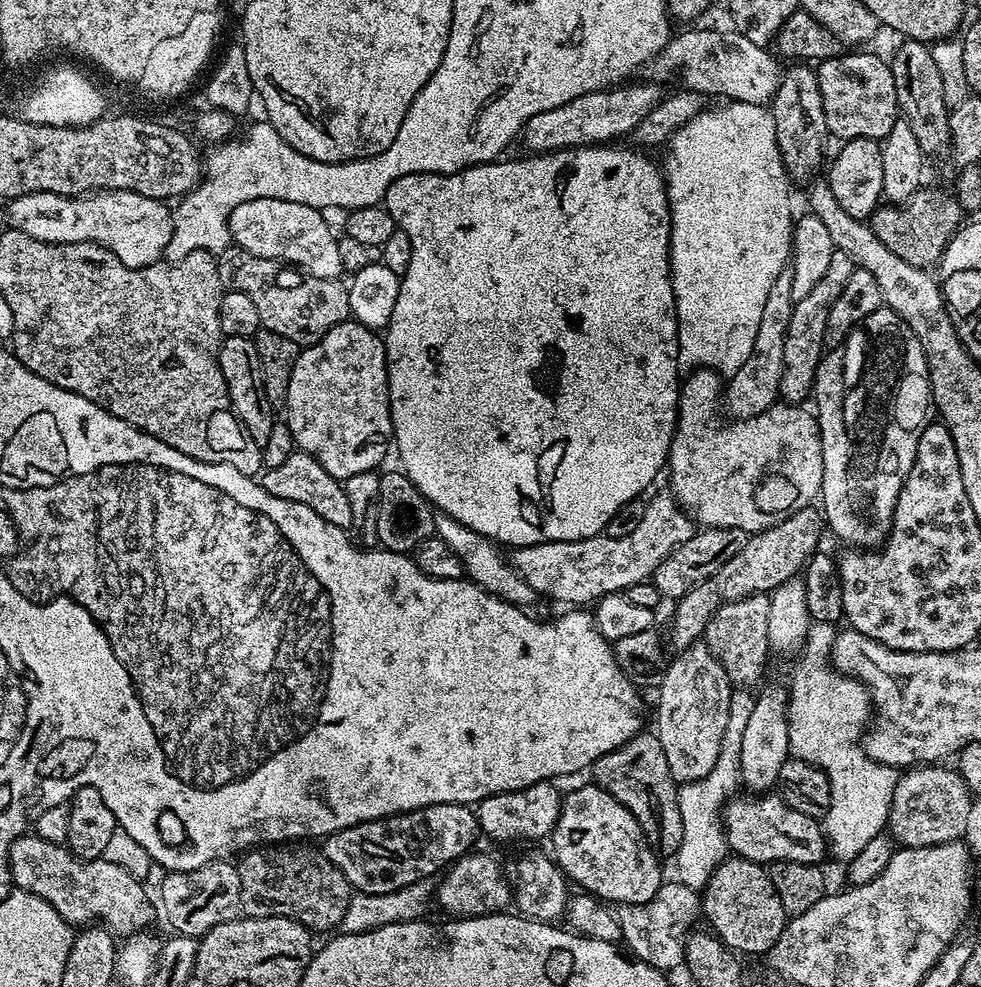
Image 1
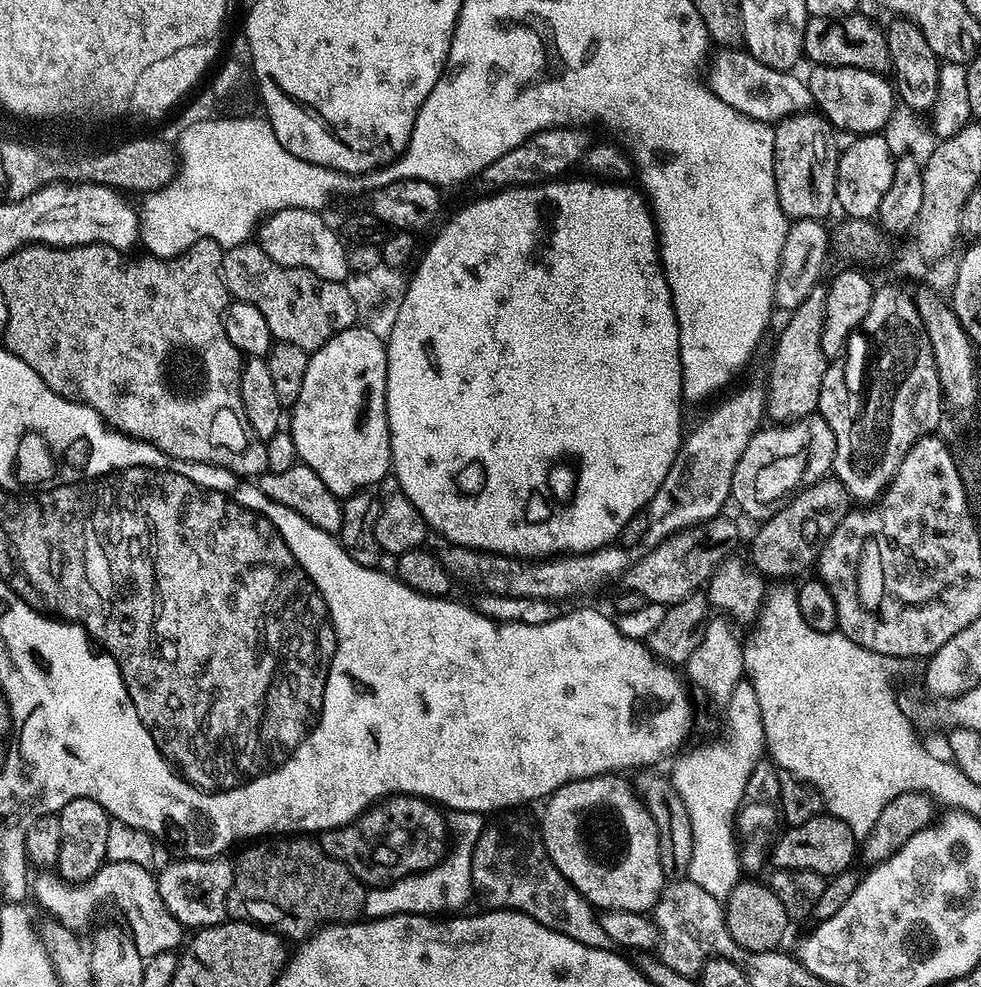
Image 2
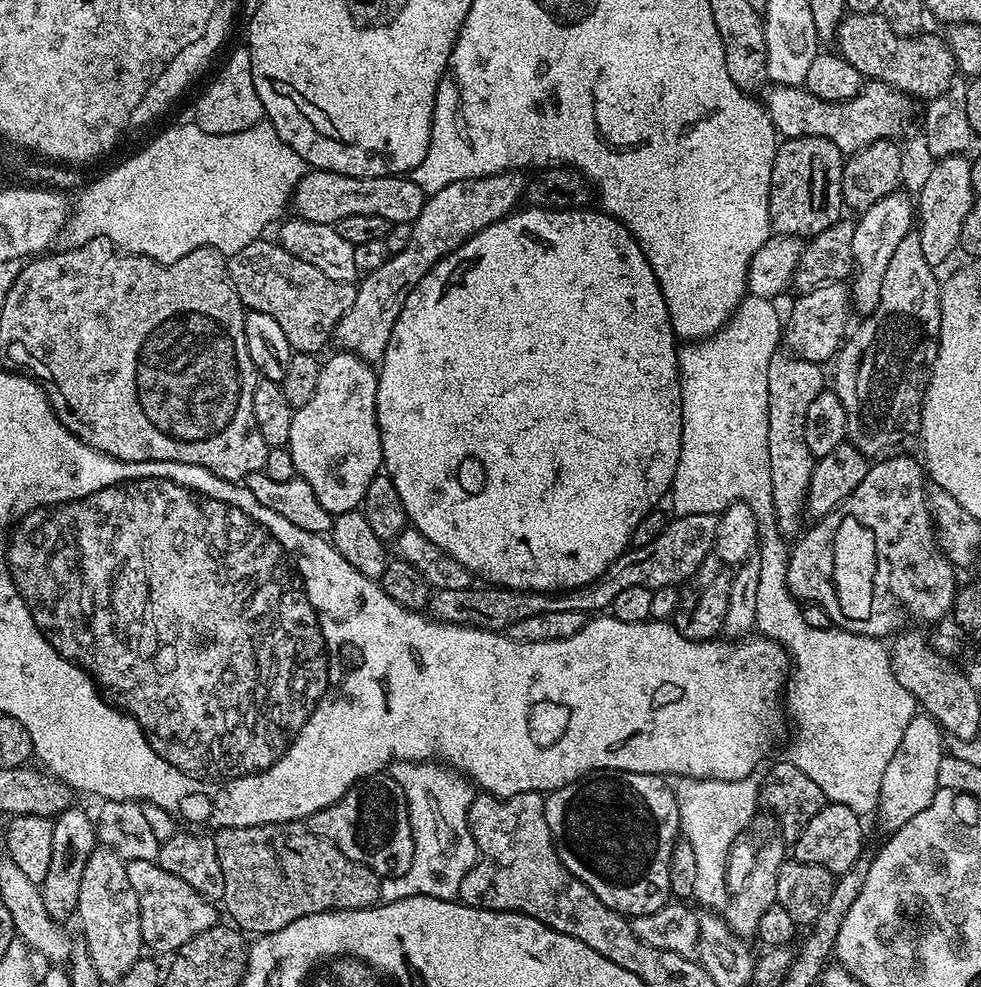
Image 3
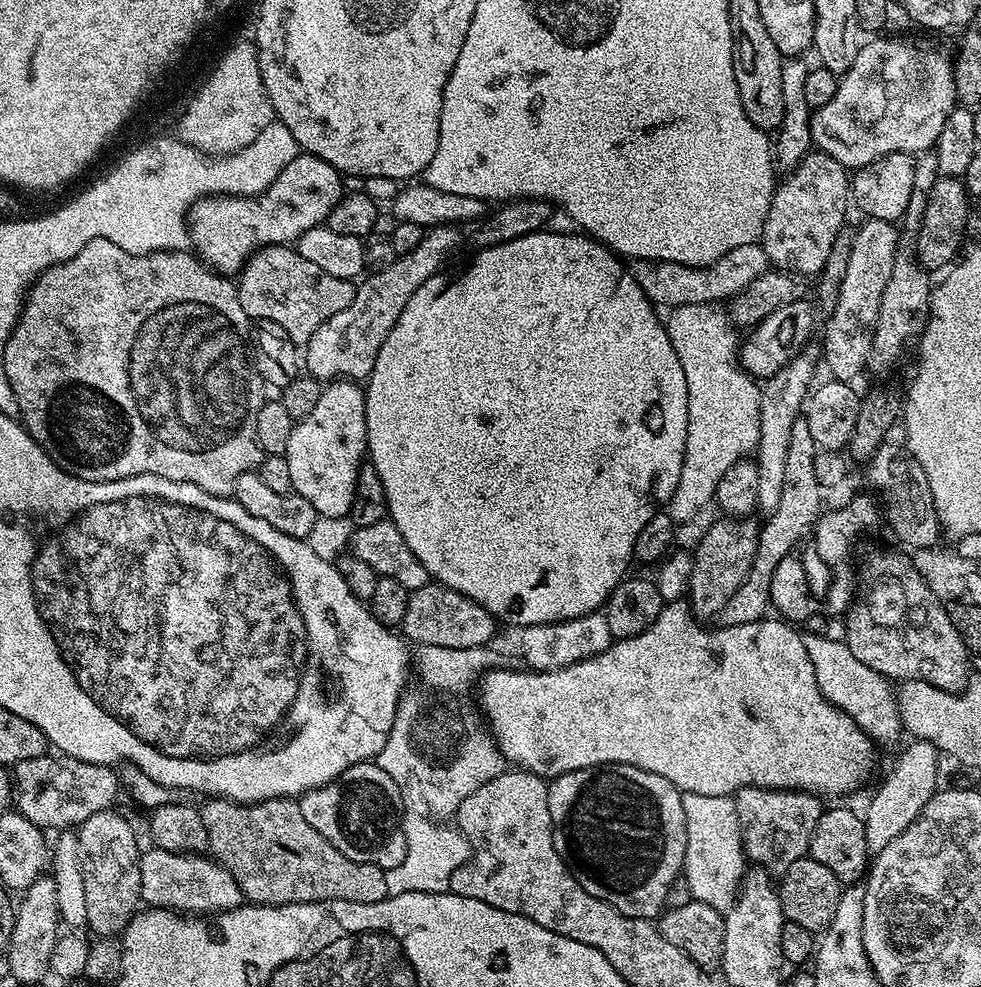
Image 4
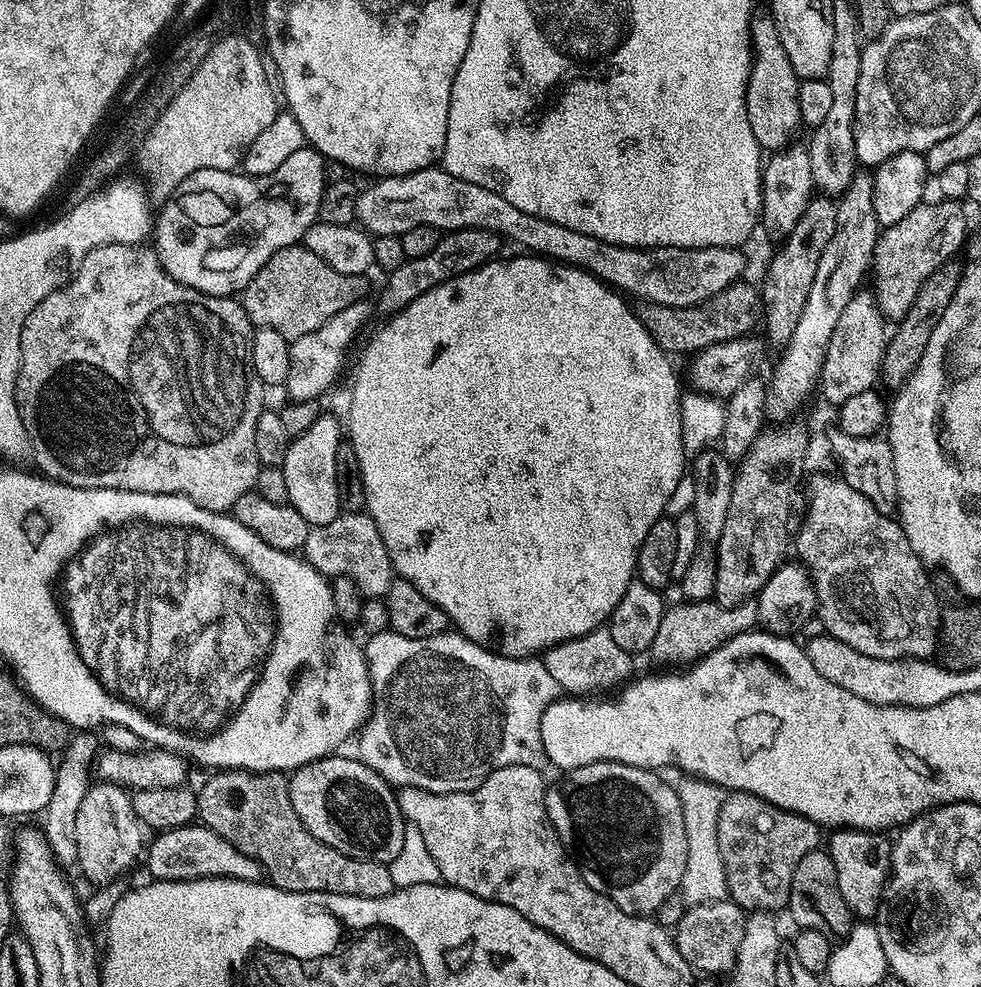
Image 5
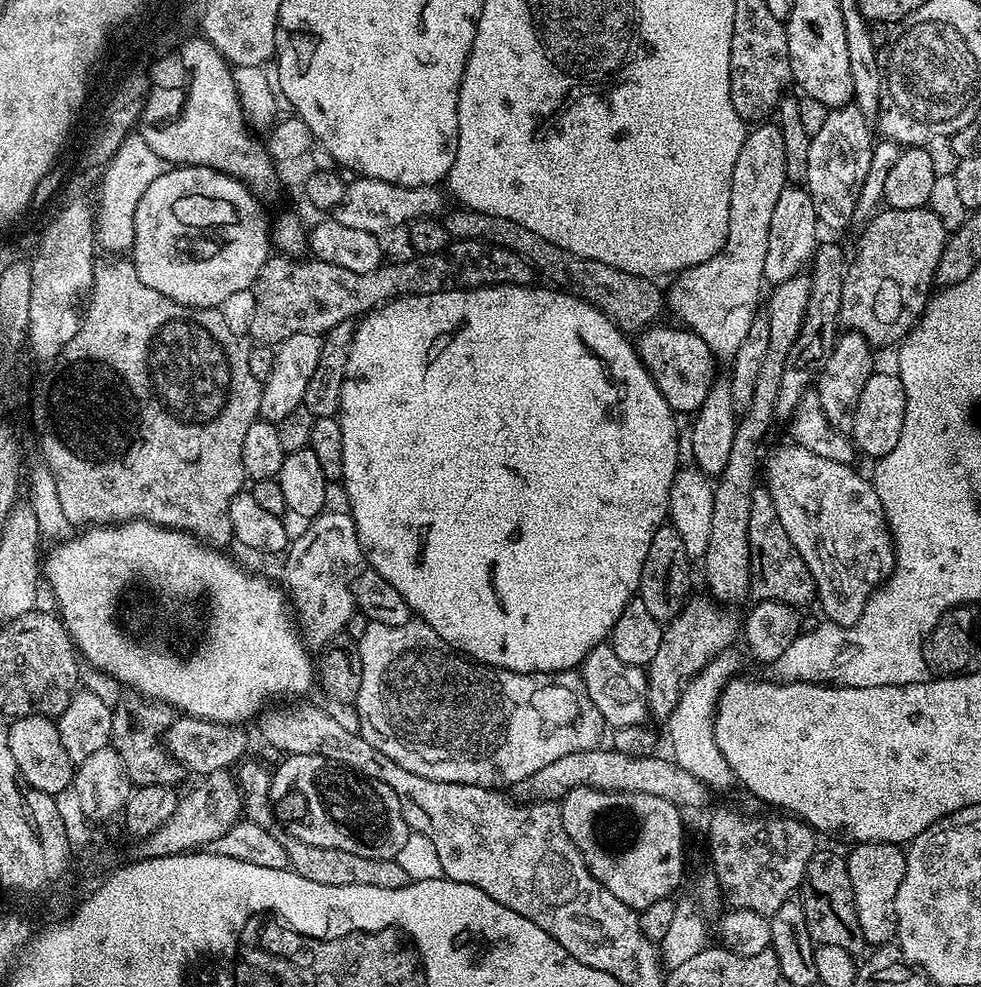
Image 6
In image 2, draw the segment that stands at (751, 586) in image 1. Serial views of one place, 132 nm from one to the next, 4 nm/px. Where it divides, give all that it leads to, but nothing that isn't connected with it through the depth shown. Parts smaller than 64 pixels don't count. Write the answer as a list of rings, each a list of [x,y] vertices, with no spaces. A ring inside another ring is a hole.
[[[825,478],[801,487],[791,499],[781,503],[776,510],[777,512],[757,530],[756,537],[752,540],[751,563],[765,578],[796,576],[799,572],[806,571],[811,564],[813,567],[819,561],[820,552],[830,534],[834,534],[842,518],[848,515],[850,497],[841,480]]]

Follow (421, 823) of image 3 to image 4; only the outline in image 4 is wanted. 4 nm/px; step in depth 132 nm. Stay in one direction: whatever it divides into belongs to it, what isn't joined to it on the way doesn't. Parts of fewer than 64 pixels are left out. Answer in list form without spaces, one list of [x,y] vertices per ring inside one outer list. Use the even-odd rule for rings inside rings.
[[[430,646],[429,648],[421,647],[420,652],[415,653],[414,656],[414,672],[416,668],[416,685],[412,689],[409,687],[407,691],[403,693],[396,707],[396,717],[392,723],[392,729],[390,734],[386,738],[386,746],[382,746],[382,750],[374,758],[374,763],[376,763],[379,768],[386,770],[386,774],[390,774],[390,778],[394,778],[394,782],[398,786],[400,791],[400,797],[404,800],[404,812],[407,813],[409,817],[412,816],[416,821],[411,821],[410,831],[407,833],[408,837],[408,853],[404,859],[403,864],[399,864],[396,868],[389,868],[386,871],[386,890],[388,895],[397,896],[398,894],[406,894],[407,892],[447,892],[448,883],[450,878],[454,874],[454,870],[458,870],[465,862],[468,861],[470,855],[470,849],[468,846],[468,839],[458,830],[451,830],[452,832],[439,832],[438,829],[432,828],[432,824],[428,819],[431,816],[440,816],[444,811],[454,810],[462,803],[462,801],[467,798],[470,794],[474,794],[474,790],[478,790],[478,786],[482,786],[486,782],[490,782],[490,778],[494,778],[496,773],[501,771],[502,768],[502,753],[493,737],[489,735],[486,731],[484,733],[484,728],[480,725],[481,717],[478,715],[477,709],[474,707],[474,692],[468,689],[468,684],[475,685],[477,683],[478,677],[481,674],[487,673],[489,671],[492,656],[488,653],[489,649],[487,647],[482,648],[467,648],[466,650],[450,650],[449,648],[443,648],[442,646]]]

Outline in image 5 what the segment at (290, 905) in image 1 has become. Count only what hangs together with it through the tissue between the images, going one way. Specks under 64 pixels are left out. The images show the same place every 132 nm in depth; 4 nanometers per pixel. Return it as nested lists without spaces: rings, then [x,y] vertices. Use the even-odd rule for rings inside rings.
[[[216,770],[212,776],[196,792],[196,814],[199,823],[214,830],[218,834],[242,850],[250,858],[260,863],[267,883],[287,892],[329,892],[330,894],[346,894],[354,898],[386,898],[386,894],[395,892],[397,887],[394,878],[390,878],[387,864],[350,858],[330,846],[326,842],[318,842],[306,826],[302,826],[302,818],[294,814],[294,806],[290,806],[288,793],[289,777],[282,772],[265,772],[253,774],[243,770]]]

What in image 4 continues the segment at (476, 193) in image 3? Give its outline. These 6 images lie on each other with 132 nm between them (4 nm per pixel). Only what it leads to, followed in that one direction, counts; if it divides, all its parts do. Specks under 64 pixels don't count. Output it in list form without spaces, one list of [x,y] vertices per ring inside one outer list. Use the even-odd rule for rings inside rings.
[[[437,224],[427,229],[424,241],[410,254],[397,257],[390,266],[369,273],[366,280],[361,279],[354,294],[354,302],[350,302],[346,310],[334,314],[330,322],[322,322],[322,326],[318,326],[318,330],[314,330],[308,340],[302,352],[302,364],[307,375],[321,382],[341,378],[353,382],[367,381],[377,361],[378,350],[393,329],[398,315],[405,309],[406,302],[423,282],[441,271],[444,256],[460,244],[460,232],[459,227],[451,224]]]

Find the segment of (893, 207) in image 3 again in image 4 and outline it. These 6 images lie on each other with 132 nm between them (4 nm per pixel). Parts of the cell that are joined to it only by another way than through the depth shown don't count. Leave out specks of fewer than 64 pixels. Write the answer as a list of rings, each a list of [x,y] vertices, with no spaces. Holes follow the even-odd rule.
[[[865,219],[863,223],[851,241],[849,261],[837,294],[837,304],[830,311],[828,325],[824,328],[827,375],[833,380],[845,382],[855,381],[855,376],[863,368],[869,367],[872,336],[876,332],[878,310],[882,306],[882,290],[886,290],[886,282],[890,282],[896,245],[900,243],[900,232],[893,221]]]

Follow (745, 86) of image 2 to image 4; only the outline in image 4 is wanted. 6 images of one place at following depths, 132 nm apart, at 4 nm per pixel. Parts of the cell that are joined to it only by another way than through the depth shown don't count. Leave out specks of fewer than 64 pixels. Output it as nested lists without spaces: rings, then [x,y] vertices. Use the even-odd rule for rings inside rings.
[[[872,38],[869,42],[861,43],[858,50],[858,58],[854,58],[854,66],[850,66],[850,70],[839,77],[840,85],[834,94],[834,98],[830,102],[826,102],[826,106],[815,109],[811,113],[812,121],[812,139],[815,147],[819,151],[827,152],[833,156],[839,164],[844,165],[849,170],[857,168],[865,168],[870,162],[874,162],[878,158],[882,158],[886,154],[894,154],[895,152],[911,152],[913,154],[921,154],[929,151],[935,145],[936,139],[942,134],[942,126],[946,126],[948,115],[956,109],[958,101],[956,99],[956,74],[954,64],[951,59],[948,60],[944,56],[939,56],[936,52],[931,52],[928,48],[919,48],[916,44],[907,44],[904,40],[880,40],[884,38]]]

